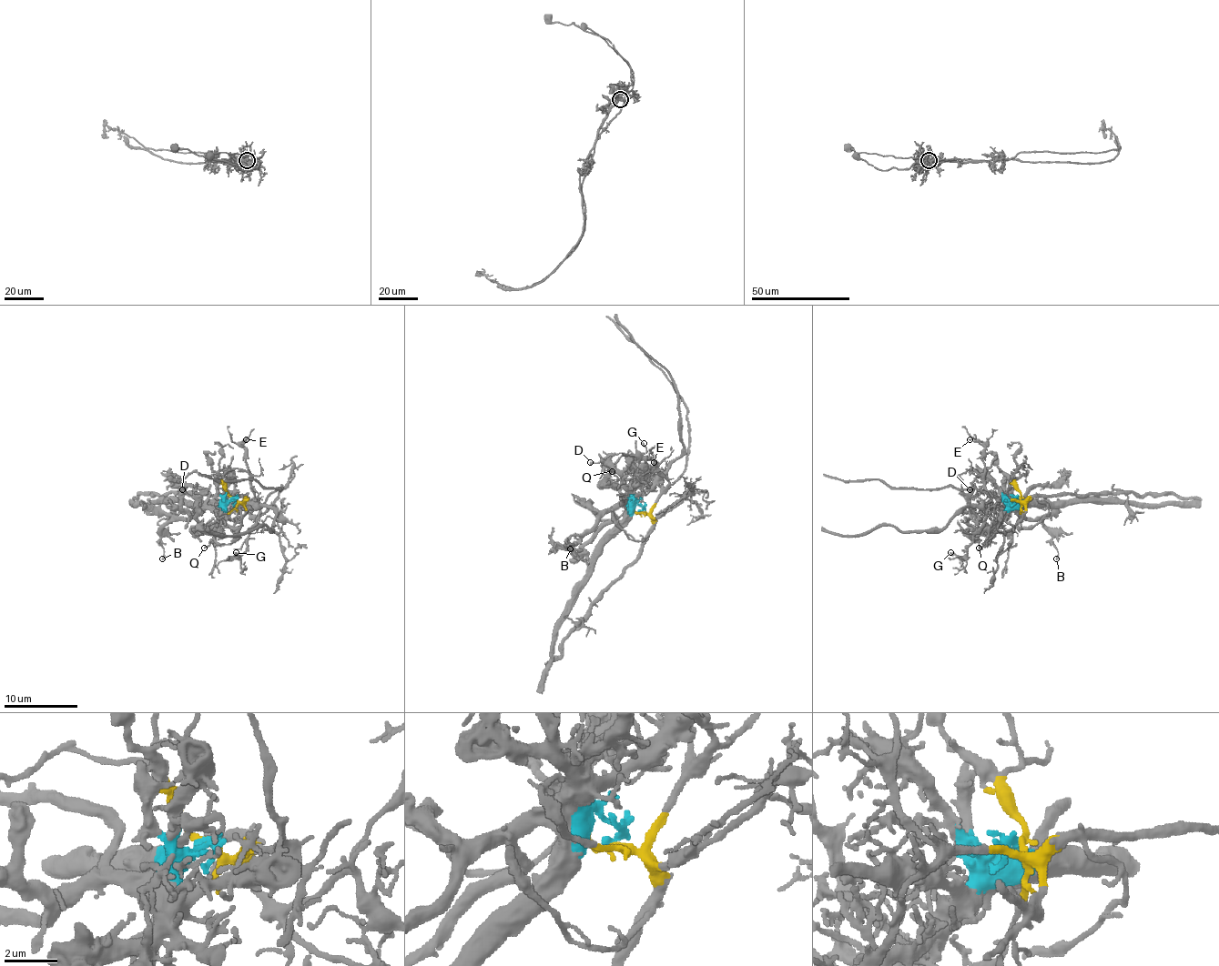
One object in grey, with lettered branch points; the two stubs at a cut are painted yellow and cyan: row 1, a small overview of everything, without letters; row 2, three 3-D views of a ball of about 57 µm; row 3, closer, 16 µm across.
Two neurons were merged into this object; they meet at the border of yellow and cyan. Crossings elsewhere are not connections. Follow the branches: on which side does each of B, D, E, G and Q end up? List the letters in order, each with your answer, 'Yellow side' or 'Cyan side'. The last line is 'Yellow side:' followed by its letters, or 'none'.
B: Cyan side
D: Cyan side
E: Yellow side
G: Yellow side
Q: Cyan side
Yellow side: E, G

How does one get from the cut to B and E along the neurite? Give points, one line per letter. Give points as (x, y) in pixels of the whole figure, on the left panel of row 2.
B: (231, 497), (231, 500), (206, 506), (190, 518), (170, 520), (161, 529), (161, 559)
E: (231, 497), (240, 502), (253, 497), (244, 447), (246, 439)

